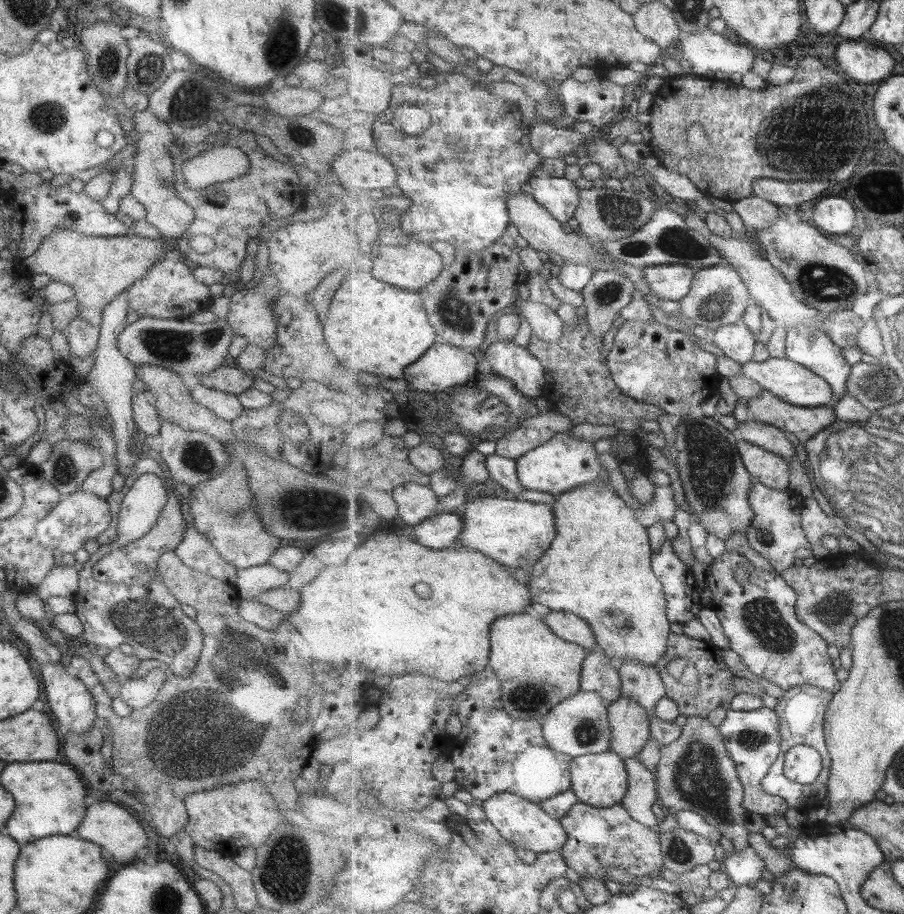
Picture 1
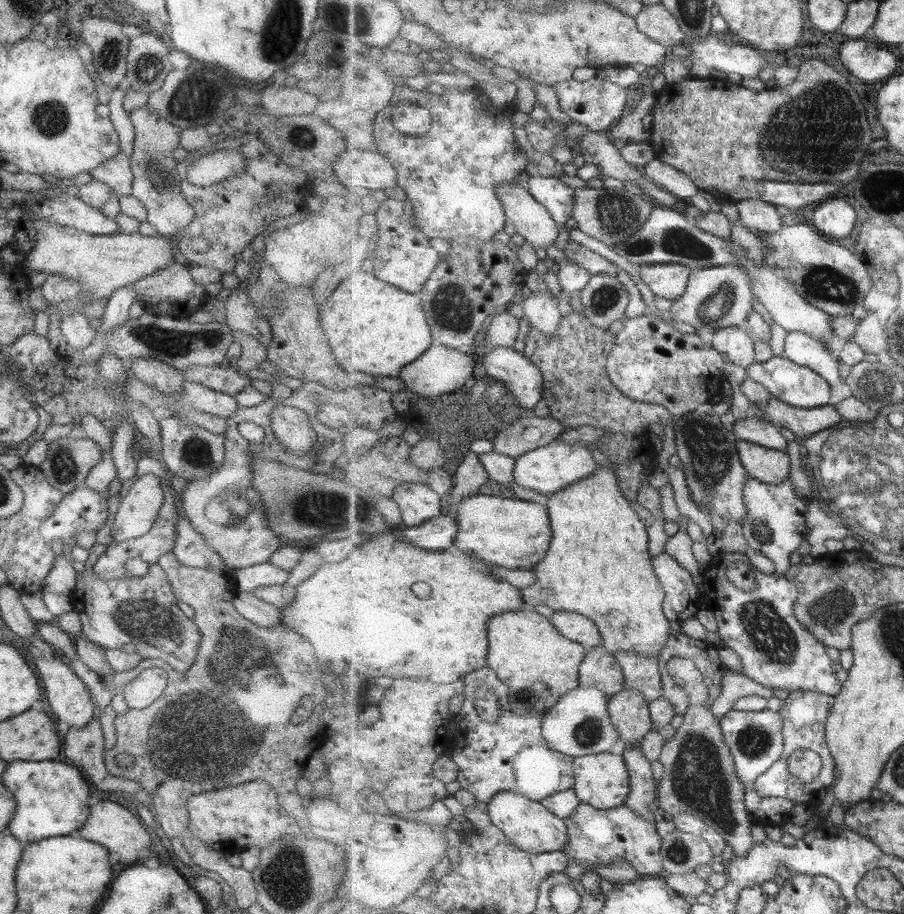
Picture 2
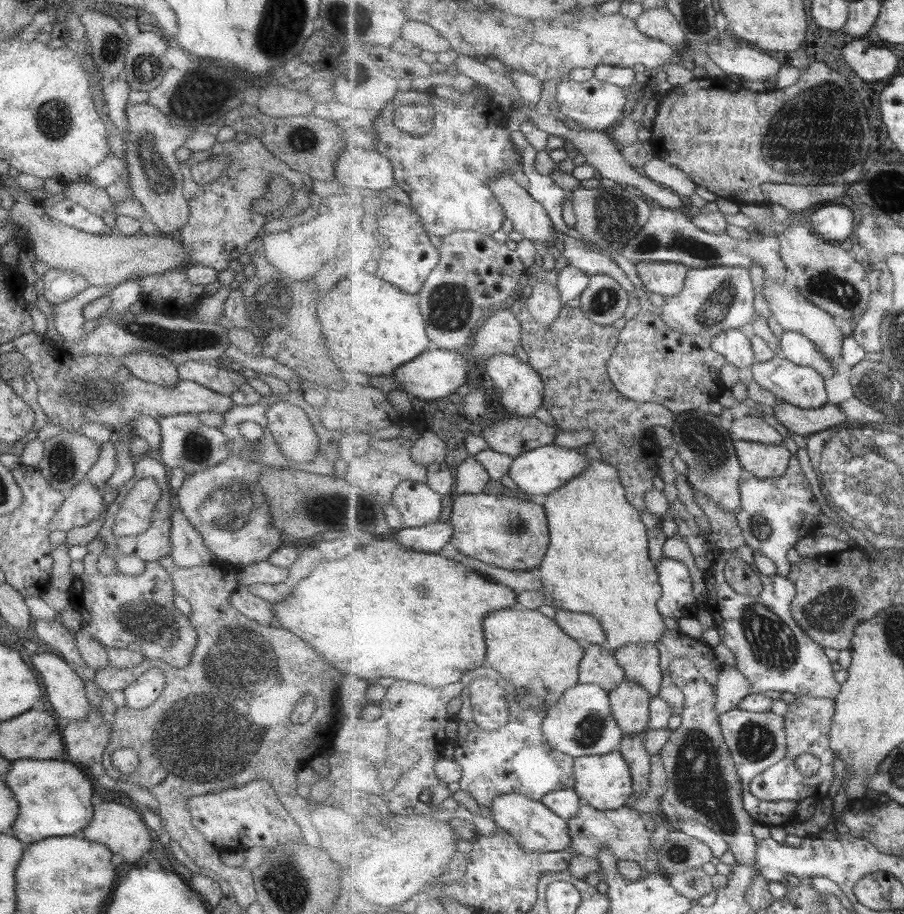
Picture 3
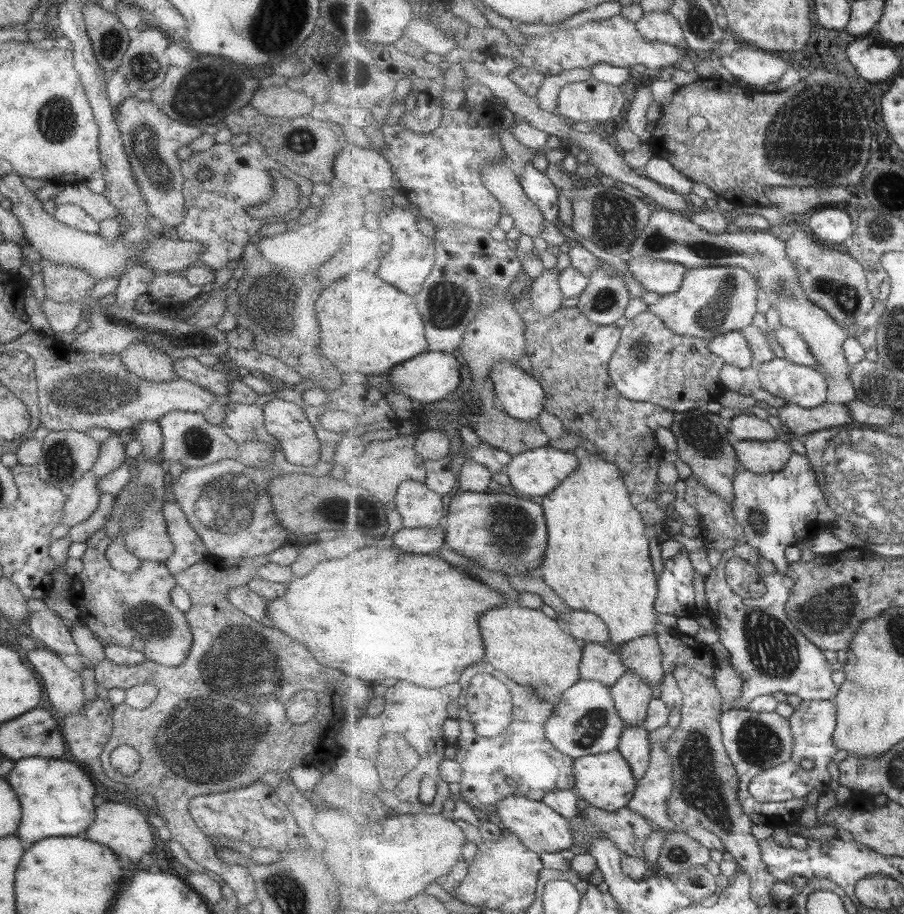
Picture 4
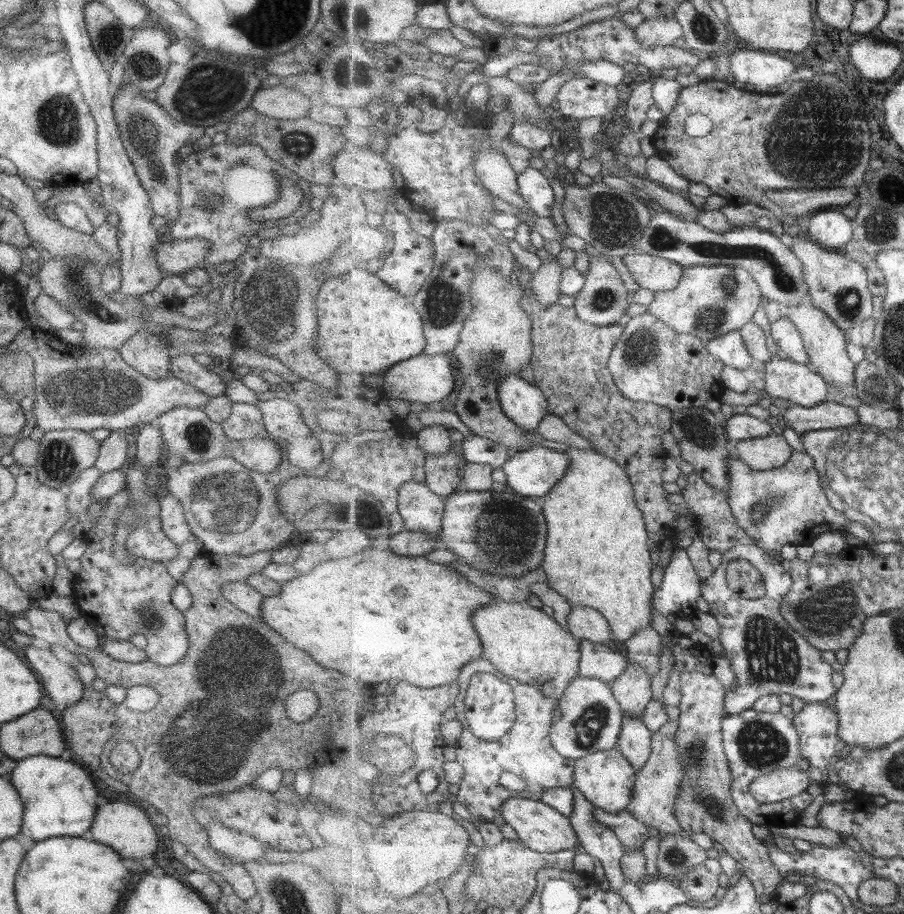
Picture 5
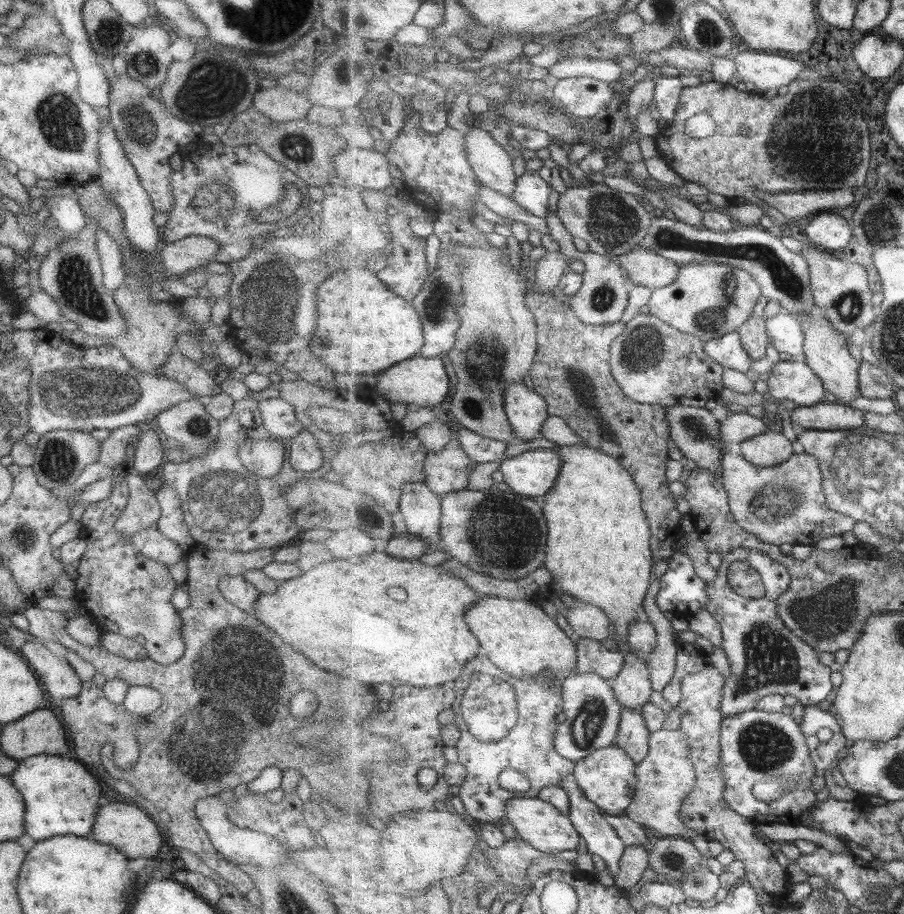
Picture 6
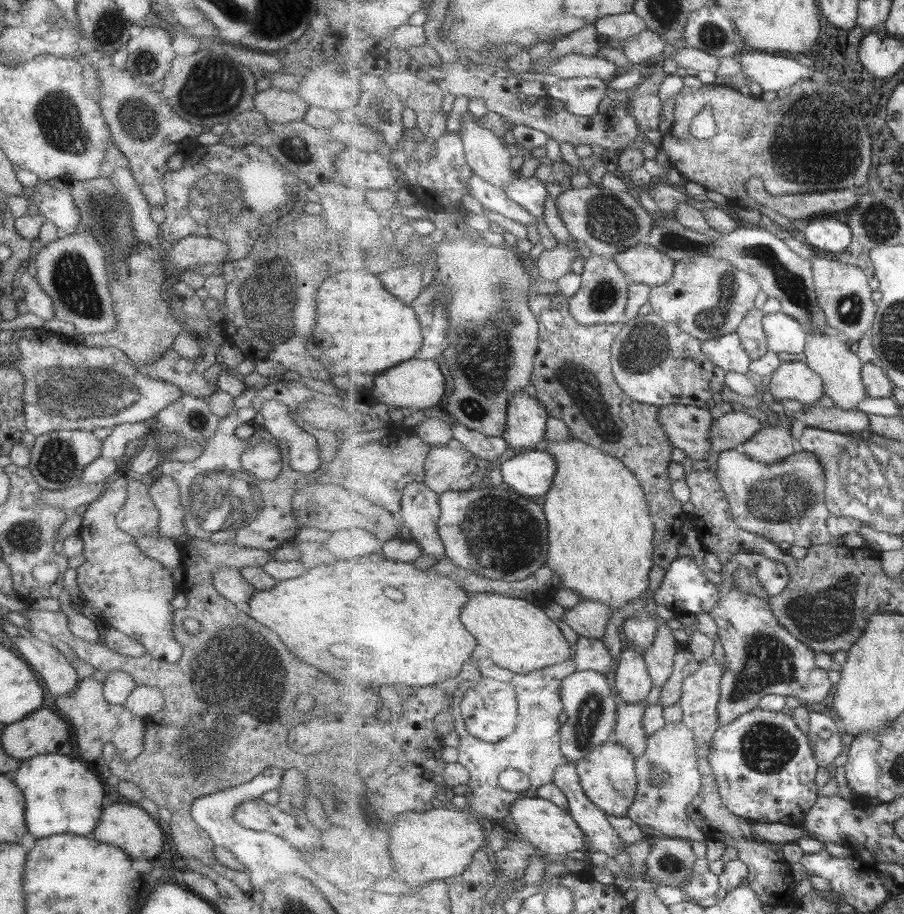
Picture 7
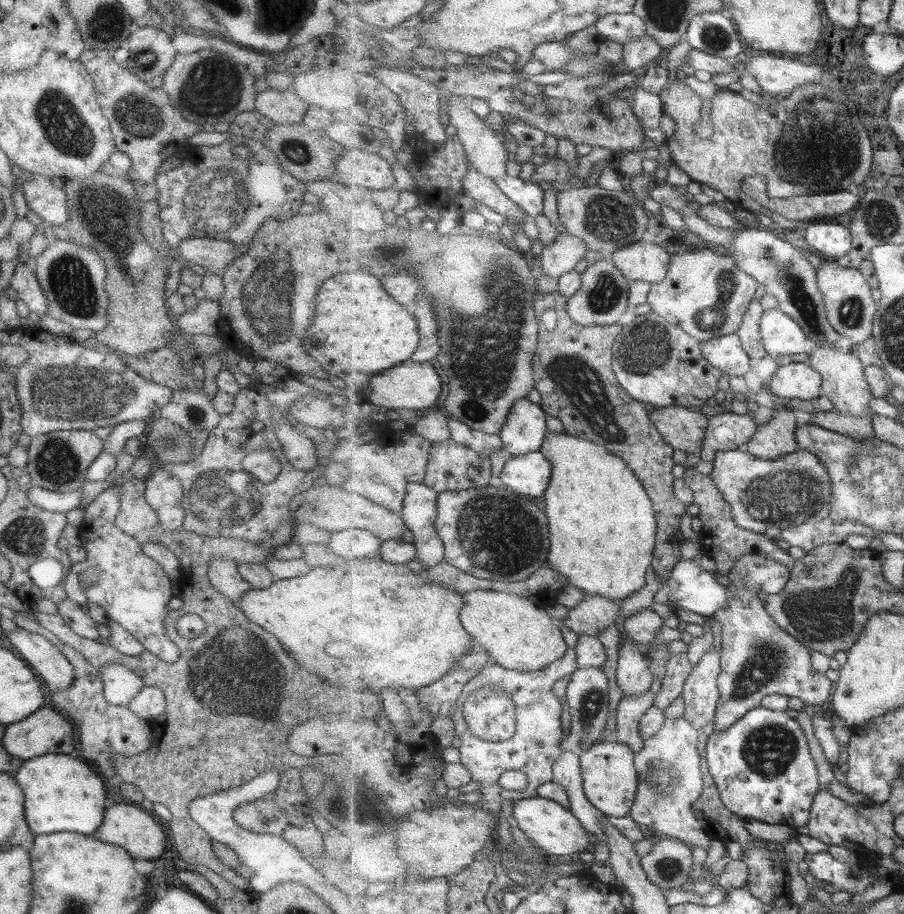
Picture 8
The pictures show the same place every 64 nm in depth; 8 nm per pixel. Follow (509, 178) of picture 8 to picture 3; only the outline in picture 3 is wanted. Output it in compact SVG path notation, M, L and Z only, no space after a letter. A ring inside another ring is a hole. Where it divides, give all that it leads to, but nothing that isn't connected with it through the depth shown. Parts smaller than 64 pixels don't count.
M529 158L529 160L523 160L523 164L528 191L537 202L540 202L547 209L555 228L565 233L568 237L590 242L577 232L574 227L569 227L563 222L563 204L565 204L566 199L571 199L572 194L563 188L559 188L549 176L540 174L535 170L536 160Z

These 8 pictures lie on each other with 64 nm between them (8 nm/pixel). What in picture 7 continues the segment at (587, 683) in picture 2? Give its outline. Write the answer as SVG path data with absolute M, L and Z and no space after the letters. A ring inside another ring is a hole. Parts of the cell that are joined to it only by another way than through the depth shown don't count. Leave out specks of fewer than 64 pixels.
M579 637L574 660L579 671L596 670L605 676L611 671L617 671L620 663L613 659L604 641L589 637Z

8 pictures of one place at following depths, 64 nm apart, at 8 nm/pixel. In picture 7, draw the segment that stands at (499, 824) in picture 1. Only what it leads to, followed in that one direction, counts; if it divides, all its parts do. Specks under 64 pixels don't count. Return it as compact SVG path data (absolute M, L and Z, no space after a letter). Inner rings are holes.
M539 796L523 797L512 803L508 807L508 812L514 820L513 829L516 833L532 843L540 854L548 858L558 859L569 852L589 850L587 834L583 832L574 816L551 800Z

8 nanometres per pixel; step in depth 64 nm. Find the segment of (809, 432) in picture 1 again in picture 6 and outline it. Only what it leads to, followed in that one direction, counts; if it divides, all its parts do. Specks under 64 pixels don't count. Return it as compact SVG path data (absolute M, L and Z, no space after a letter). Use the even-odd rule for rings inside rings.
M827 402L803 407L791 412L791 420L807 429L852 430L866 427L866 411L851 408L843 402Z

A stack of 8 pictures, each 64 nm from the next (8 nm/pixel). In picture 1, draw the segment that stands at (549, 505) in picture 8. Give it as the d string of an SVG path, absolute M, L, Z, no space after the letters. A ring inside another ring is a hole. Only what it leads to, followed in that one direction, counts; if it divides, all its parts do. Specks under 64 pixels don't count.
M593 481L572 488L555 496L552 507L557 536L550 550L530 569L529 591L533 603L583 618L594 629L598 648L616 663L639 660L641 664L657 666L668 650L672 632L666 593L652 567L653 552L647 527L609 481Z

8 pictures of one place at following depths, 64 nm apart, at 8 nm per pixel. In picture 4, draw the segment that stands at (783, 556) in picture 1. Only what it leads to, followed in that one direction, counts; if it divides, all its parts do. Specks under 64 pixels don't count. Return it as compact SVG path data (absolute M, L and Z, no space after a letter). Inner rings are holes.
M794 453L787 466L781 472L756 473L739 464L734 478L734 491L736 499L732 504L739 524L744 528L748 544L757 548L759 554L776 567L776 570L787 575L789 562L785 559L787 546L795 546L803 540L812 540L823 531L836 527L840 514L830 507L823 487L819 485L812 460L807 454Z

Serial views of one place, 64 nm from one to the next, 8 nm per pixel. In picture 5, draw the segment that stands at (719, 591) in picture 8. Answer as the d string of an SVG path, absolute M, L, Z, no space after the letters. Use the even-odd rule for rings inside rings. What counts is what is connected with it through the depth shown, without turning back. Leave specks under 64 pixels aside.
M676 548L673 560L661 571L658 579L661 589L655 592L654 608L663 616L674 615L675 618L692 619L699 612L699 599L702 596L702 579L697 575L694 564L686 549Z

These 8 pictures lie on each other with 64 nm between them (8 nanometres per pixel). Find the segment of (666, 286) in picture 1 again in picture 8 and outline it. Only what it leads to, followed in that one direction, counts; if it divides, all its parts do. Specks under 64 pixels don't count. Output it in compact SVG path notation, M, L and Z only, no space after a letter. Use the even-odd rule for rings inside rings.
M651 238L619 248L610 257L615 266L631 281L660 283L669 272L671 254Z

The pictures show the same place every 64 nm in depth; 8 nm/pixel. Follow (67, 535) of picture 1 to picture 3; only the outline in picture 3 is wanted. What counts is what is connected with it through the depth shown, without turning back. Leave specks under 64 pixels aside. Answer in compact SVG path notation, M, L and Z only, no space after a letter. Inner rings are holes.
M83 479L67 492L55 516L47 523L48 534L52 530L67 532L75 526L85 526L97 515L105 514L102 494L87 479Z

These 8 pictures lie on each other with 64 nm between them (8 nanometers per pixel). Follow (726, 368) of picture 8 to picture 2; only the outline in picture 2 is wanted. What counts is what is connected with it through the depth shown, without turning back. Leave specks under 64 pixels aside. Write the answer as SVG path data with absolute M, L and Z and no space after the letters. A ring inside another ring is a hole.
M744 326L716 332L710 343L737 366L748 369L756 360L755 338Z

